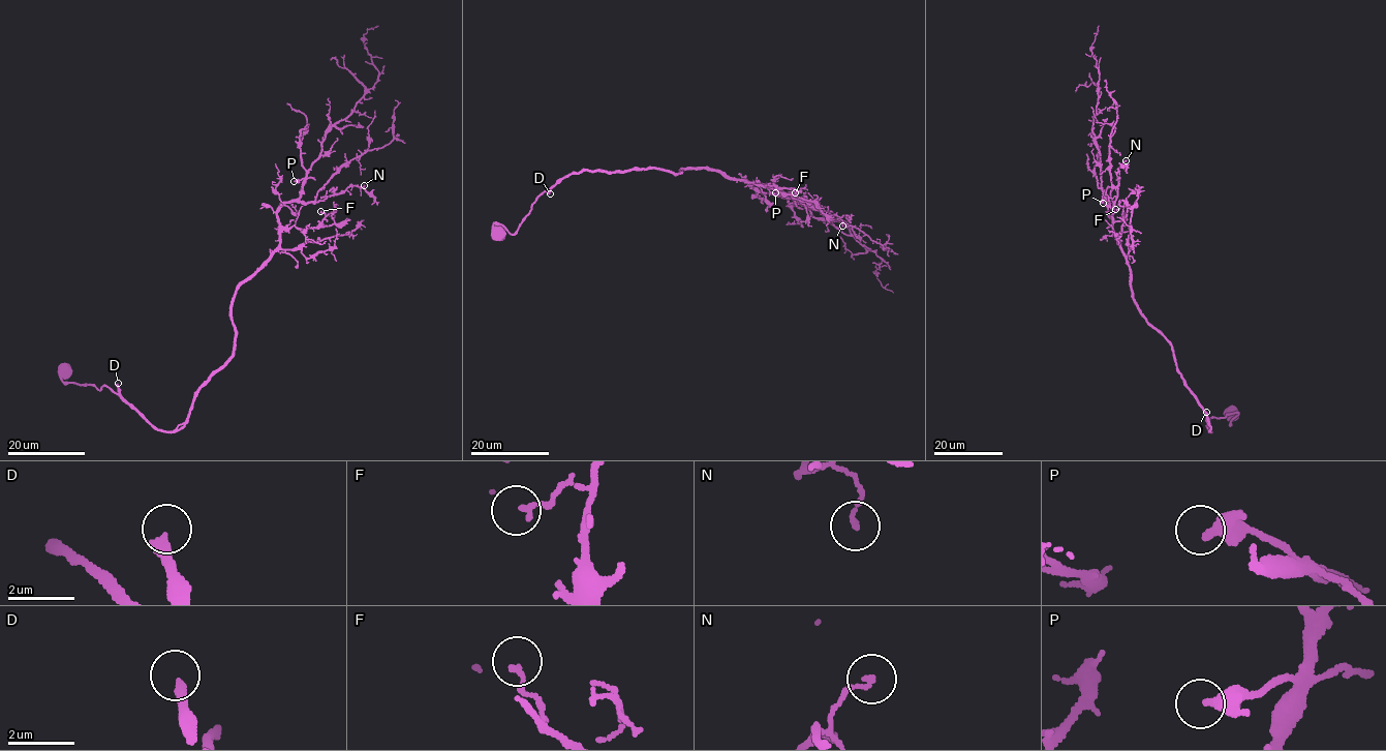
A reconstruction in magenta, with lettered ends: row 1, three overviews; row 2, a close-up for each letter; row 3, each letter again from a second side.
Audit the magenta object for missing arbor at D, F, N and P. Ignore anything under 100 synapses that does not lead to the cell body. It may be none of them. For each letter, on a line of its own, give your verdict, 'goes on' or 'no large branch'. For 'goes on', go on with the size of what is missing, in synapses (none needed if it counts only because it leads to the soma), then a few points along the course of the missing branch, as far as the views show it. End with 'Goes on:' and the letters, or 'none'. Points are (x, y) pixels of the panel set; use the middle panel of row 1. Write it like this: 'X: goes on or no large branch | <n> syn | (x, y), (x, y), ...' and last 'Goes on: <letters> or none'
D: goes on | 130 syn
F: no large branch
N: no large branch
P: no large branch
Goes on: D

